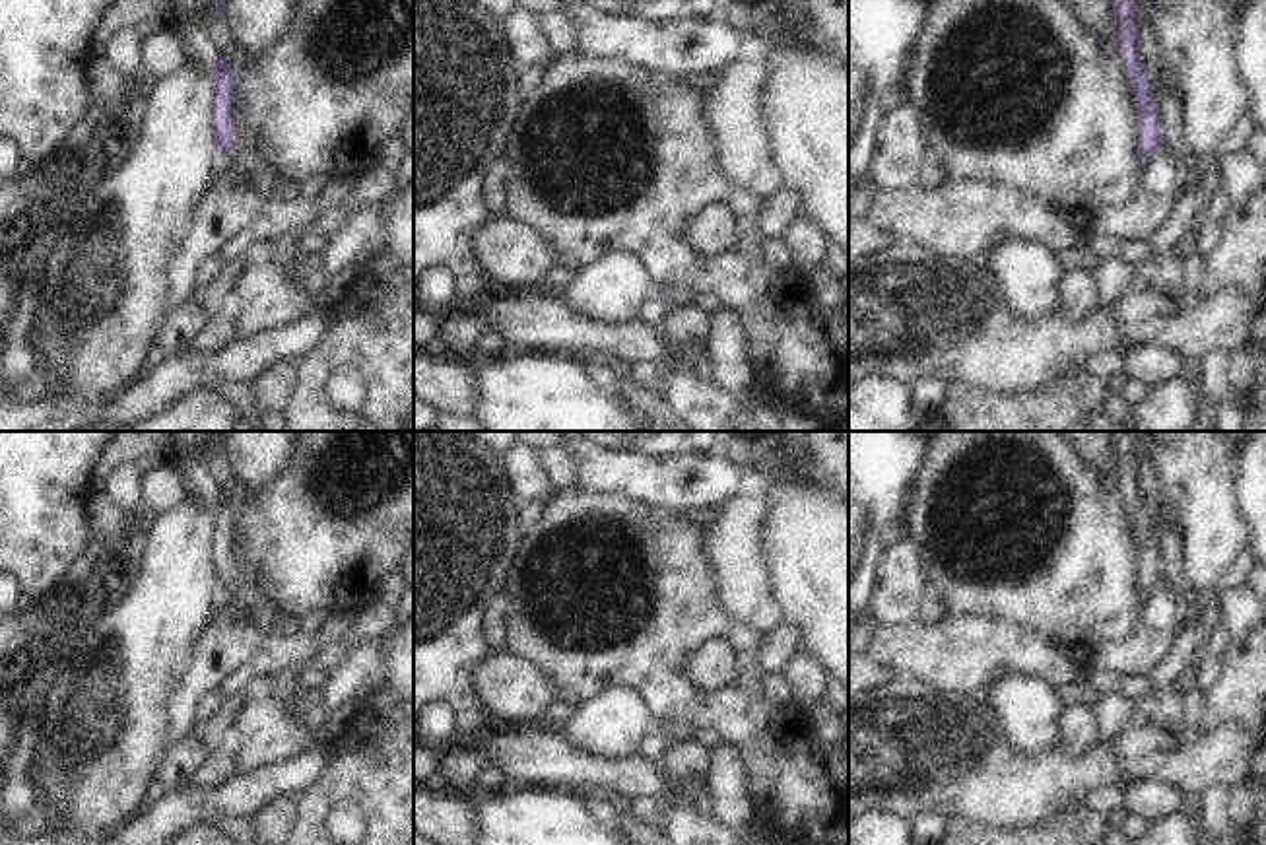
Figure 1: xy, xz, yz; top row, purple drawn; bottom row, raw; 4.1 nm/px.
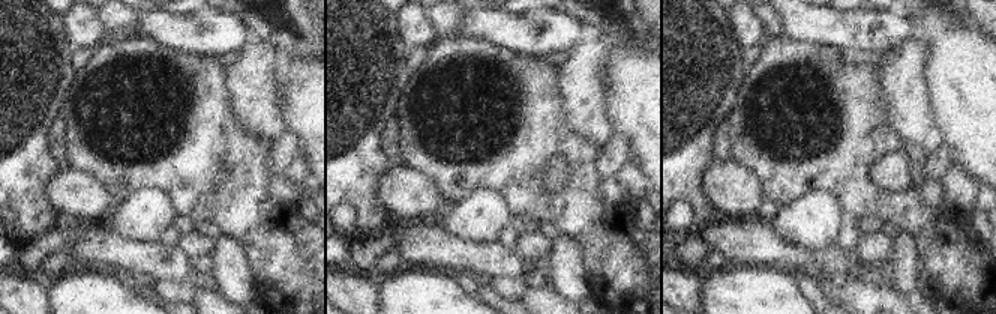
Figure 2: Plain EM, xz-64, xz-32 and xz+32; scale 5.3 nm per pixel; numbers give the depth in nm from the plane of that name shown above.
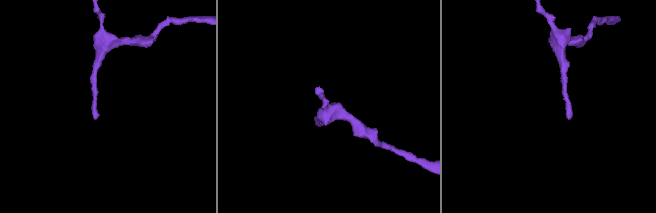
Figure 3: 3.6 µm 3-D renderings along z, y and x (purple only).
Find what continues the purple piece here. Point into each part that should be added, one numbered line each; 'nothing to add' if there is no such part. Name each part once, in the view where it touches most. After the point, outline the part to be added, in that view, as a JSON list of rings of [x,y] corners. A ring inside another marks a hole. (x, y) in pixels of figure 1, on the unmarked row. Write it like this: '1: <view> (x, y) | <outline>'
1: xz (676, 731) | [[[666,723],[664,730],[670,742],[691,742],[695,728],[687,723]]]

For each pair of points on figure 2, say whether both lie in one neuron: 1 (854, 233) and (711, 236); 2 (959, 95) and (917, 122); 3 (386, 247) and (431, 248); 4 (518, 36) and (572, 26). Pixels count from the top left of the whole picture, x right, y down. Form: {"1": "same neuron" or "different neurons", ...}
{"1": "different neurons", "2": "different neurons", "3": "different neurons", "4": "same neuron"}

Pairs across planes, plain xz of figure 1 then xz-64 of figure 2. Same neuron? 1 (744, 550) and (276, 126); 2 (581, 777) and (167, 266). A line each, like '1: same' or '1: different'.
1: same
2: same

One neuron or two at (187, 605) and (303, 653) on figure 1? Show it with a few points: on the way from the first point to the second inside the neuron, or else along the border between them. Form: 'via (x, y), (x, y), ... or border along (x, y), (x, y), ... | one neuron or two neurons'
border along (220, 605), (212, 622), (200, 634) | two neurons

